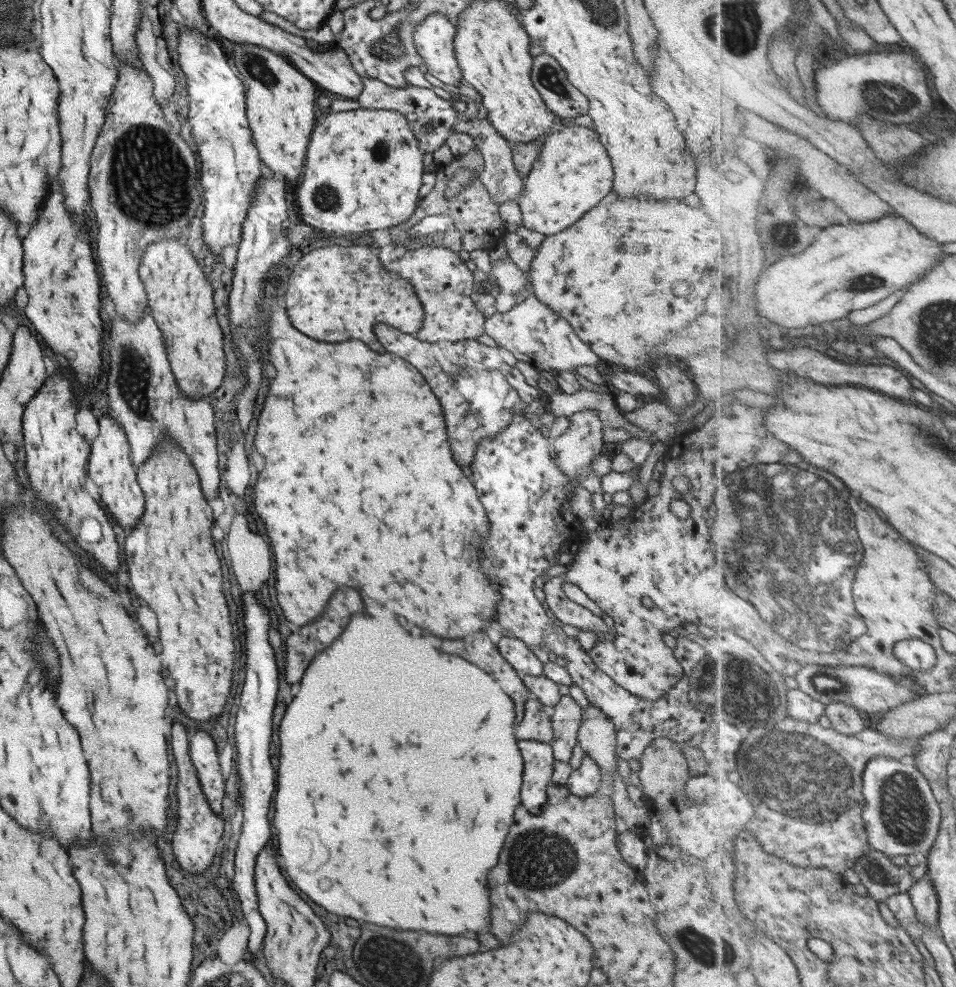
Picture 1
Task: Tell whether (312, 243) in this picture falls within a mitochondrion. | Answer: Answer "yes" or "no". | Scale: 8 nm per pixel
no

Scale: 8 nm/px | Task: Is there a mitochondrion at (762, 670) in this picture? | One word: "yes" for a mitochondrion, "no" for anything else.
yes

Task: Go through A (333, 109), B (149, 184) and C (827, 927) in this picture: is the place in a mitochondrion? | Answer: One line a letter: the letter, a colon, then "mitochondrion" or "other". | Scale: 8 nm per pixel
A: other
B: mitochondrion
C: other

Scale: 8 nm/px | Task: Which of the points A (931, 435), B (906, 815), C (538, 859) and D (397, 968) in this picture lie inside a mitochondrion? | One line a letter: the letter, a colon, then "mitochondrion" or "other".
A: mitochondrion
B: mitochondrion
C: mitochondrion
D: mitochondrion

